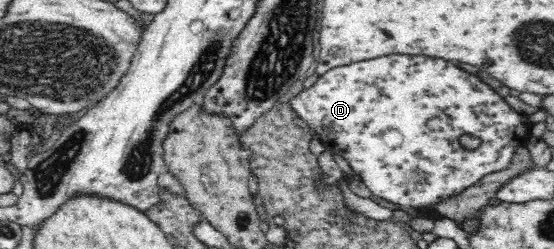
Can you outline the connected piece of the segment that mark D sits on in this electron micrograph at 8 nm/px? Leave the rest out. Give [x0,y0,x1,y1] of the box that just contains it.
[291,55,532,209]

